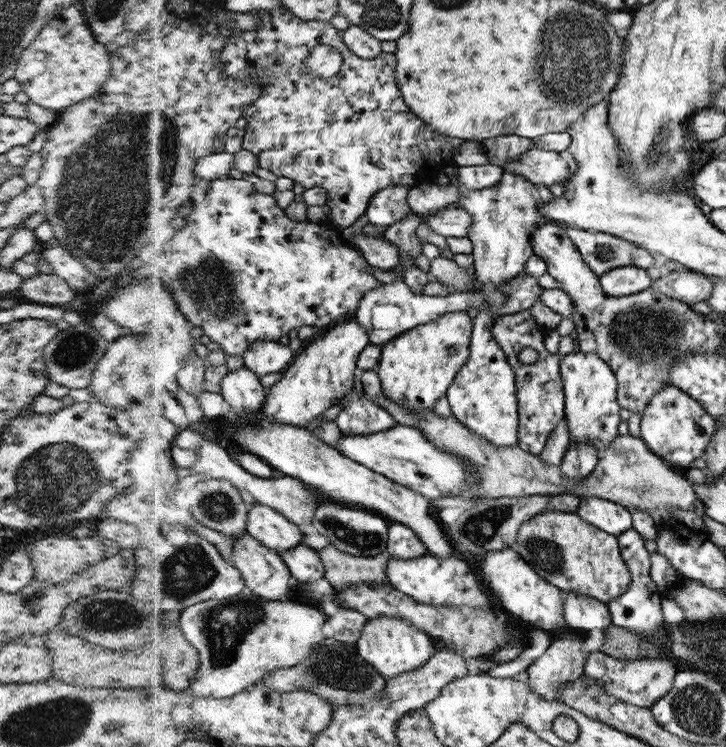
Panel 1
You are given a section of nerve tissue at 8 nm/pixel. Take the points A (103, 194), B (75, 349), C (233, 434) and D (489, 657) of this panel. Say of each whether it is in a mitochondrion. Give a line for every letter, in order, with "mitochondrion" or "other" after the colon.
A: mitochondrion
B: mitochondrion
C: other
D: other

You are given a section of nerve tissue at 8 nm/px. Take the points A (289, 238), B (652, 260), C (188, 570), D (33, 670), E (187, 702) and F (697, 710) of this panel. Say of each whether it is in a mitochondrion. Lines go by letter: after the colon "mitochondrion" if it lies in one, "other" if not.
A: other
B: other
C: mitochondrion
D: other
E: other
F: mitochondrion

